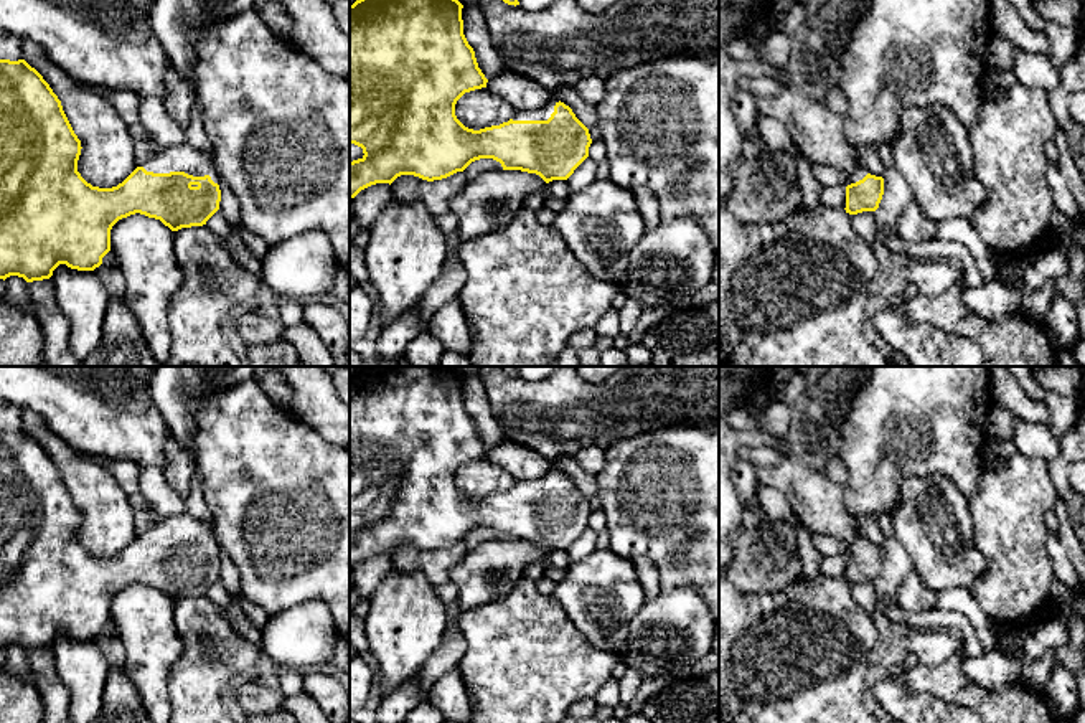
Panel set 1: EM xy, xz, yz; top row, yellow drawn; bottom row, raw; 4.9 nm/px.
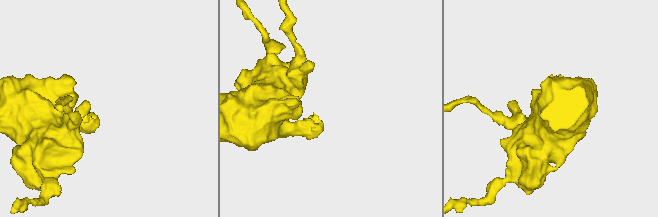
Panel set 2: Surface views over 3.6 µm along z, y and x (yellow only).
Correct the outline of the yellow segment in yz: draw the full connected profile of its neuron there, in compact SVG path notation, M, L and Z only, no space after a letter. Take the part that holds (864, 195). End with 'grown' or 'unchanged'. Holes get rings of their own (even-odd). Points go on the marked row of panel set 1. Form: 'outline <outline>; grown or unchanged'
outline M782 31L760 41L759 54L775 68L780 91L773 97L757 97L759 116L782 122L808 162L848 175L846 213L876 211L884 195L884 178L871 175L856 158L843 132L844 117L787 79L790 53L790 36Z; grown

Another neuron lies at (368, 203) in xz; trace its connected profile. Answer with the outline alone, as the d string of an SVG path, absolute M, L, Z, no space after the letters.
M376 183L361 190L355 198L355 215L363 231L368 231L376 216L392 201L389 183Z

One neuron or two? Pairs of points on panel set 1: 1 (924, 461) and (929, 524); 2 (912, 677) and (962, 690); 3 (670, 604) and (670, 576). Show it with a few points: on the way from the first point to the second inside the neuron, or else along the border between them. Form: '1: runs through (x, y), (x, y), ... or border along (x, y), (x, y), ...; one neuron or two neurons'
1: border along (960, 492), (942, 476), (907, 476), (897, 500); two neurons
2: runs through (924, 679), (950, 684); one neuron
3: border along (662, 590), (686, 586), (693, 588), (701, 598); two neurons

